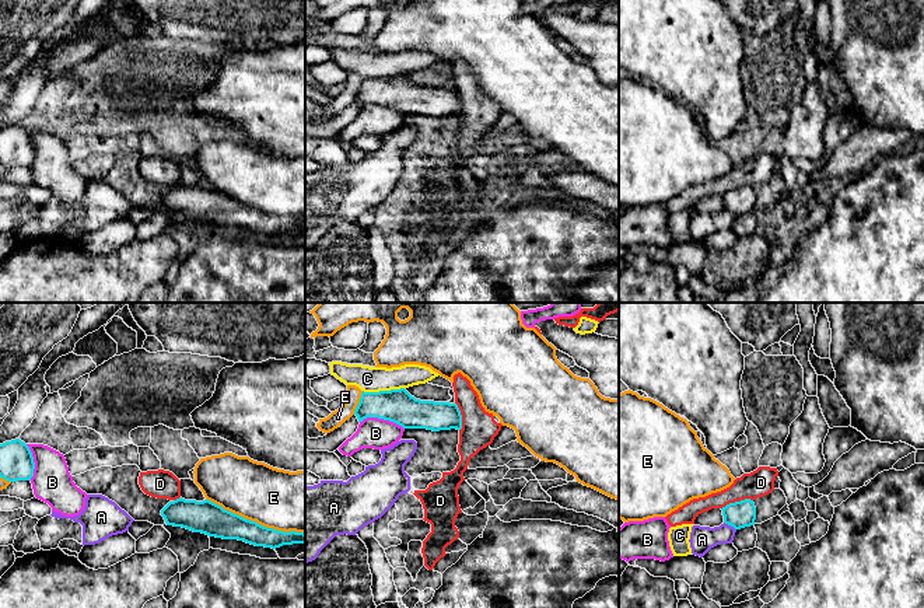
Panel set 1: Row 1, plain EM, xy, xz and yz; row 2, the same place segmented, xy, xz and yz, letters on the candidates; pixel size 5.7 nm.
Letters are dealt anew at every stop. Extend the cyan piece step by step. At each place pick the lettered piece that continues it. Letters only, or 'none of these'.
none of these

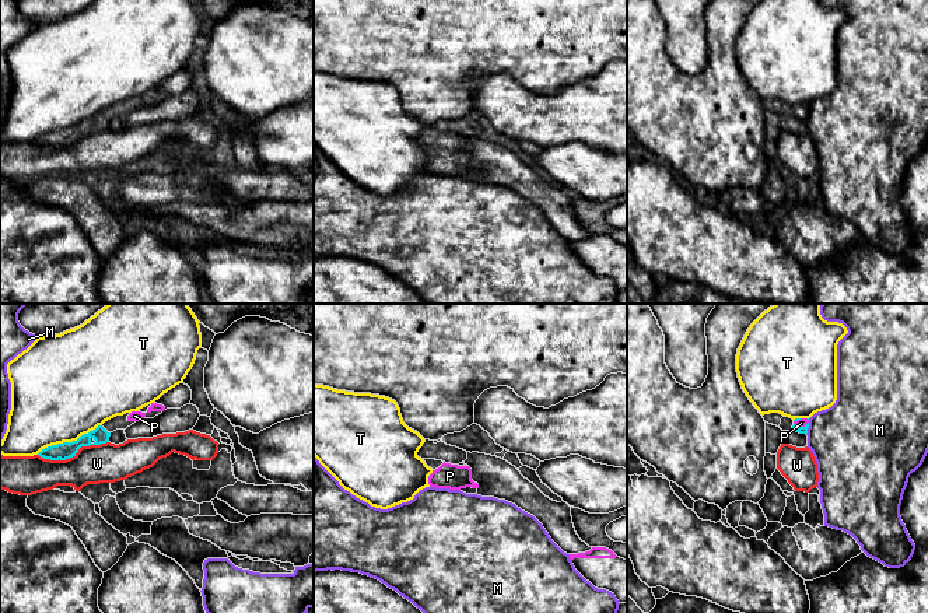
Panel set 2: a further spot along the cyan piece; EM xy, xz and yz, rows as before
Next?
P

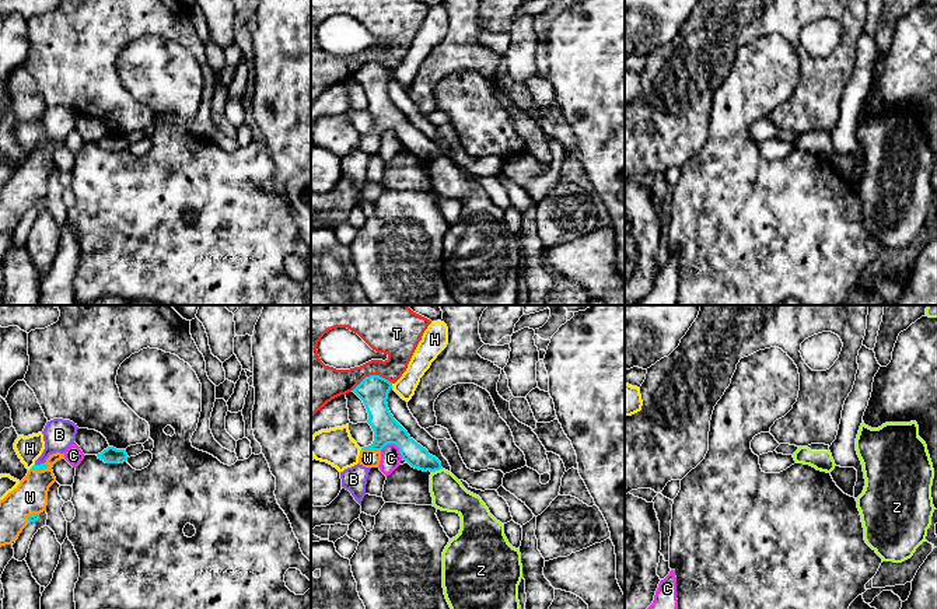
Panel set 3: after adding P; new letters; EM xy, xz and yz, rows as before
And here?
W

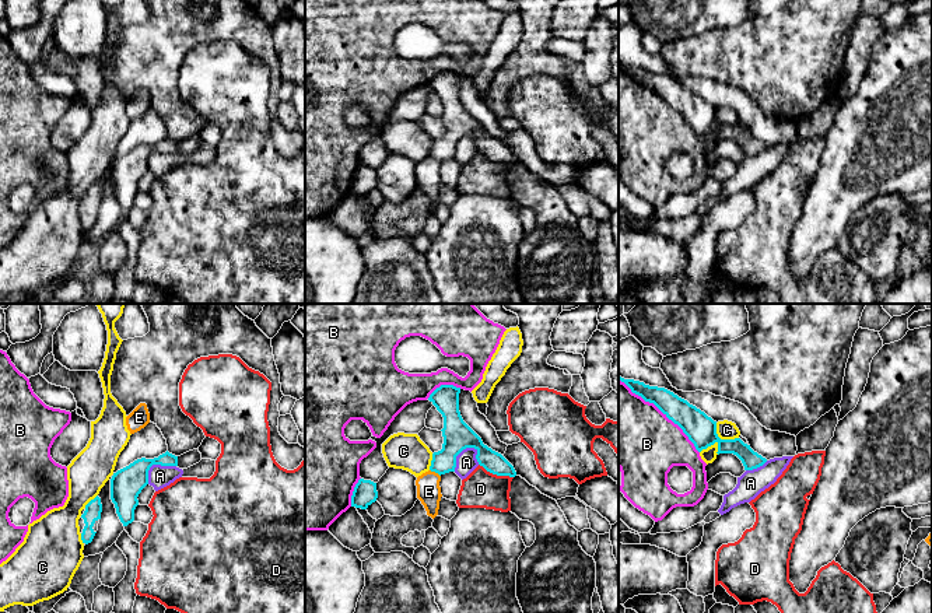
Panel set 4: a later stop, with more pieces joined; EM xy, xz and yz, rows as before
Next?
none of these

